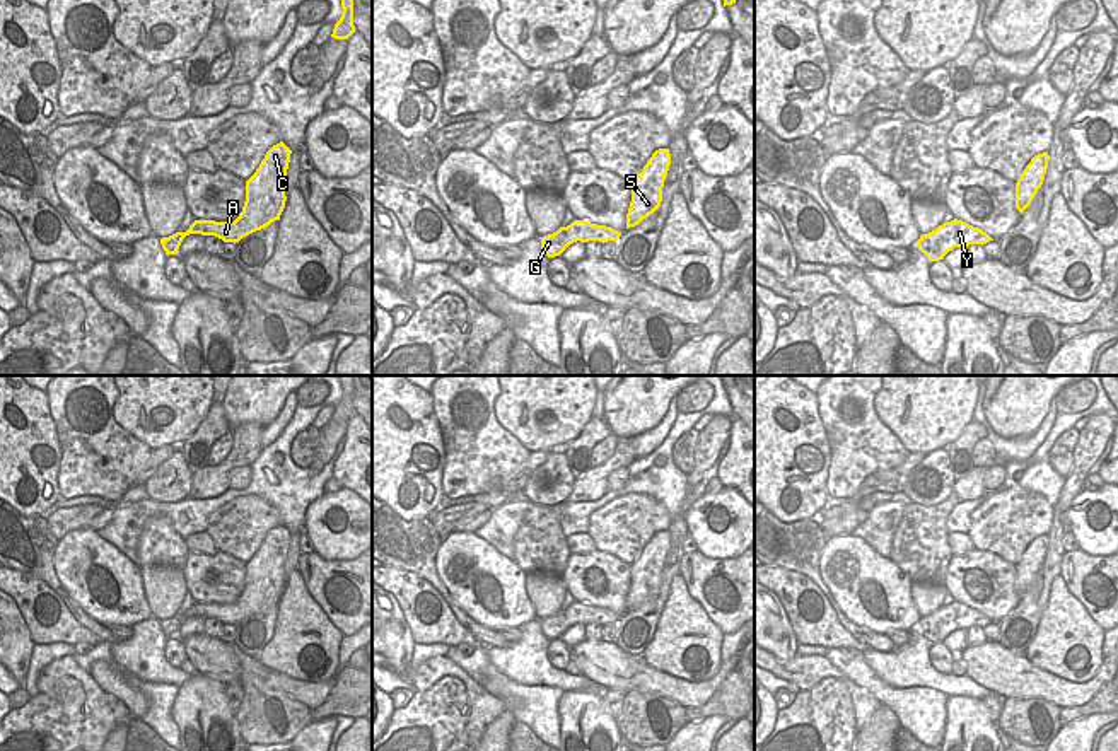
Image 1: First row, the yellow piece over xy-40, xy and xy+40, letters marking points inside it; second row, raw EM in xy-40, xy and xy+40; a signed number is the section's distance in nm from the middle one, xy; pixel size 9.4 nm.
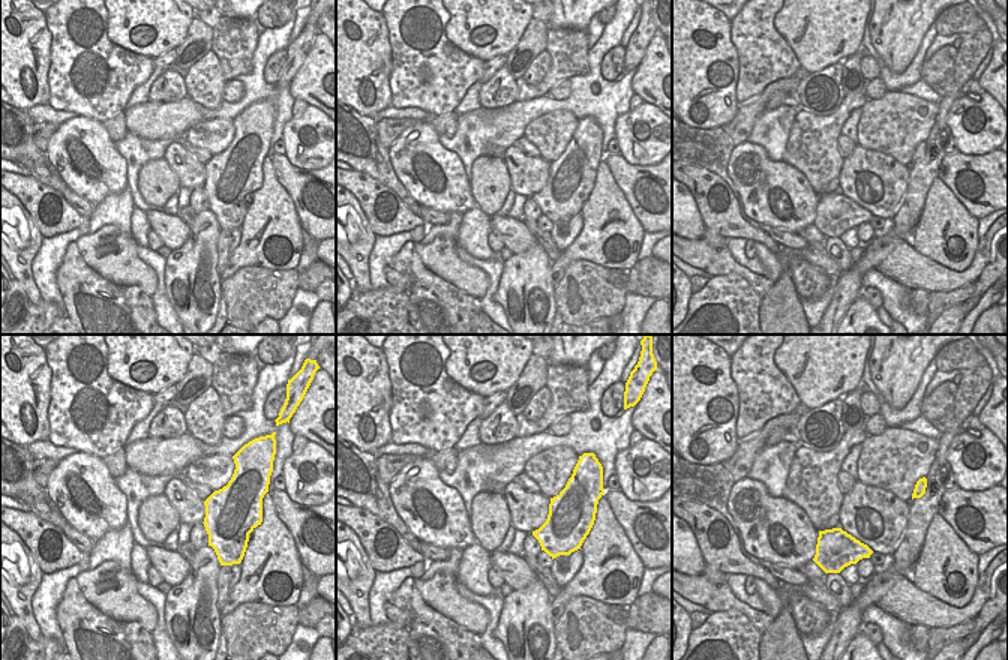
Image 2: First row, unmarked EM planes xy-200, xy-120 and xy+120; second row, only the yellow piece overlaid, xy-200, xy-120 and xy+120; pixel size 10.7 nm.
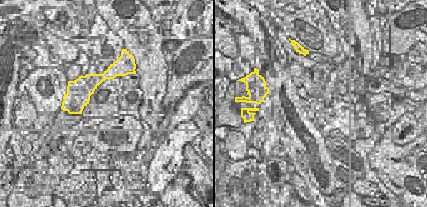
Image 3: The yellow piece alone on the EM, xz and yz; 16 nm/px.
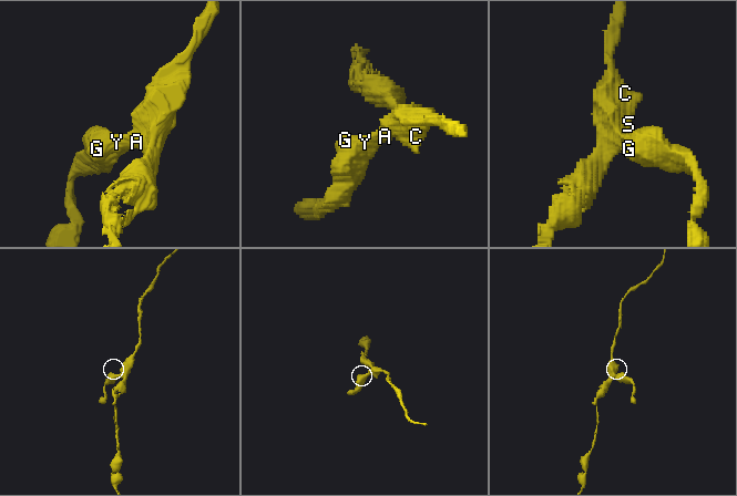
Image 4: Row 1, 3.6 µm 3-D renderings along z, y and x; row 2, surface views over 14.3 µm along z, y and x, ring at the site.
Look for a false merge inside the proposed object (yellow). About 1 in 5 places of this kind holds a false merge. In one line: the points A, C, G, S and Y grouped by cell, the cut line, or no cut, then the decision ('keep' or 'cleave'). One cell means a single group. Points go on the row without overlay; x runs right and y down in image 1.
groups A C G S Y; cut none; keep

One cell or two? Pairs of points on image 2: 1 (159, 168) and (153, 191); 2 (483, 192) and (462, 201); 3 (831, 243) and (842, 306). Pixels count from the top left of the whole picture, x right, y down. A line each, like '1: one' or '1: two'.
1: one
2: two
3: two

